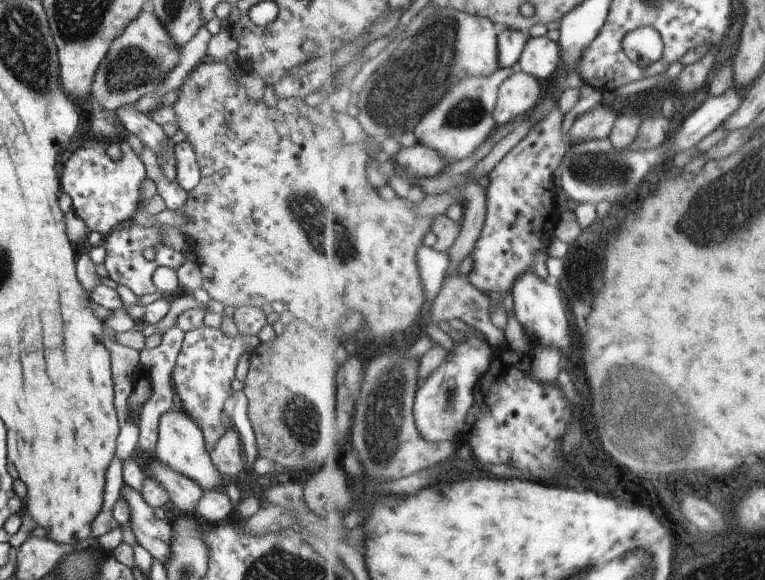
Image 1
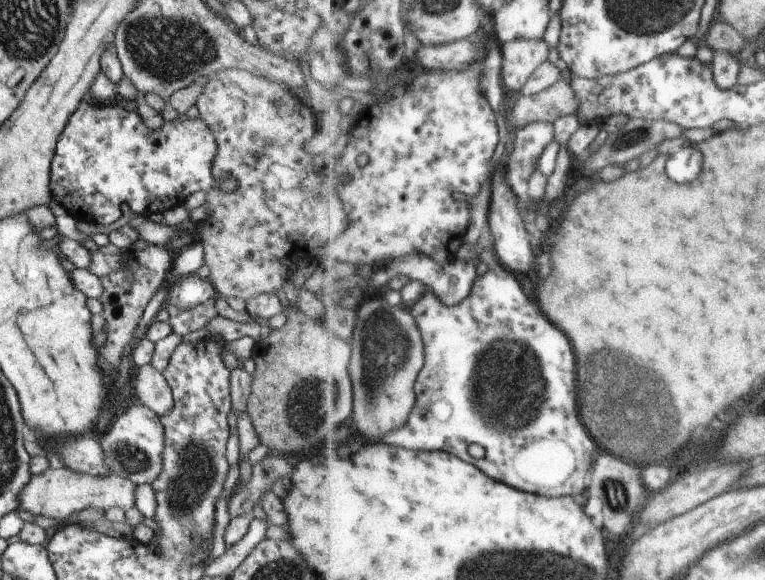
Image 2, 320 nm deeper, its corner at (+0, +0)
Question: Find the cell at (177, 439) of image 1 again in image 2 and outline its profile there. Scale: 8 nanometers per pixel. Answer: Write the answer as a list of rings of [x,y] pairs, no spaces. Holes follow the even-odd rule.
[[[151,363],[137,368],[132,385],[139,402],[150,408],[157,416],[164,415],[171,408],[171,391],[164,381],[162,371],[156,371]]]

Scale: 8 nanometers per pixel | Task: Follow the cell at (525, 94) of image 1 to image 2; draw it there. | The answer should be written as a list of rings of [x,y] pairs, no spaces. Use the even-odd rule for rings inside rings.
[[[515,40],[502,44],[504,88],[520,91],[531,74],[549,58],[549,44],[545,40]]]

